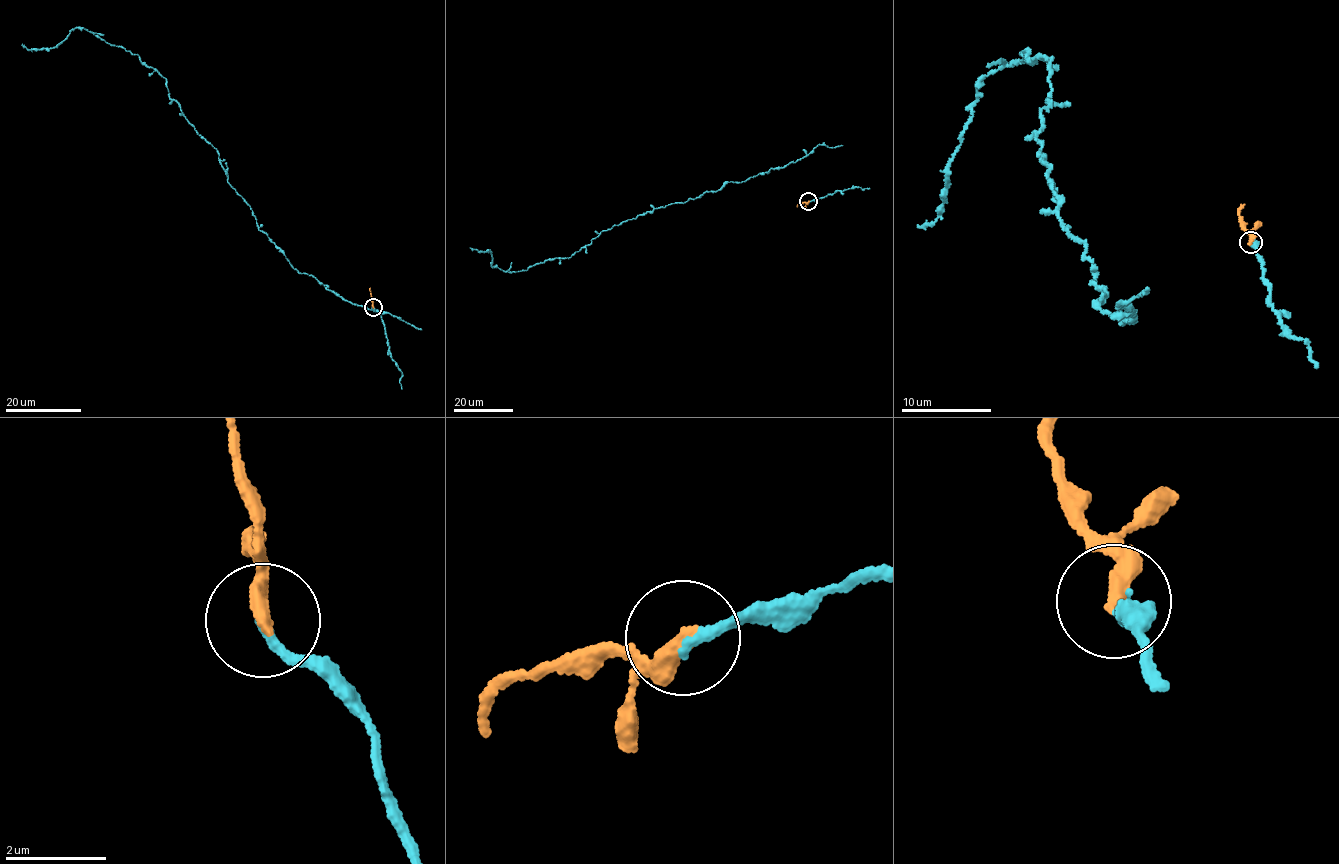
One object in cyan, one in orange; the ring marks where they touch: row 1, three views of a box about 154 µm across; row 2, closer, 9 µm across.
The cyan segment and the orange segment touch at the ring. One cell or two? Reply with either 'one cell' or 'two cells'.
one cell

